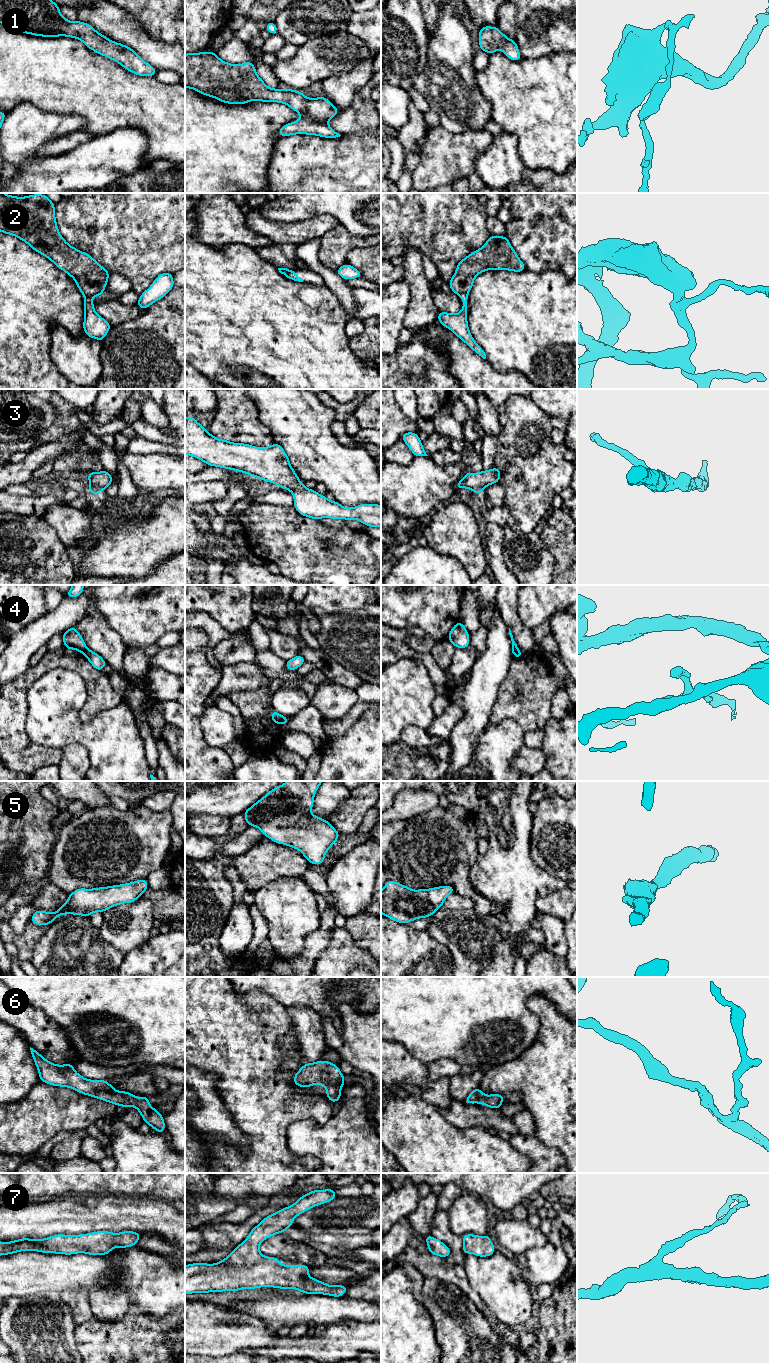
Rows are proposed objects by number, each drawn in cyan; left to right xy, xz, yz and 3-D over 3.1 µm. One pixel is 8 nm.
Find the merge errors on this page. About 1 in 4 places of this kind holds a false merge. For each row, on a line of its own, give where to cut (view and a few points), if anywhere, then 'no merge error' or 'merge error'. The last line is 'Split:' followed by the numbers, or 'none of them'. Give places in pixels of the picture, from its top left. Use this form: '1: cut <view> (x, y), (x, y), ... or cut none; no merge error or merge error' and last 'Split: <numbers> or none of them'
1: cut none; no merge error
2: cut yz (467, 293), (462, 293), (459, 296); merge error
3: cut none; no merge error
4: cut yz (518, 648), (512, 652); merge error
5: cut none; no merge error
6: cut none; no merge error
7: cut none; no merge error
Split: 2, 4

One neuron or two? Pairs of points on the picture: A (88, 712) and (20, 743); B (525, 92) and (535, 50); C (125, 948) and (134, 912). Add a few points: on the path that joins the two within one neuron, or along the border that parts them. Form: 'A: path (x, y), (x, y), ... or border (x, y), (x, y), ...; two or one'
A: path (85, 672), (48, 662), (16, 703); one
B: border (556, 52), (537, 58), (522, 58); two
C: path (125, 939), (125, 933), (133, 921); one

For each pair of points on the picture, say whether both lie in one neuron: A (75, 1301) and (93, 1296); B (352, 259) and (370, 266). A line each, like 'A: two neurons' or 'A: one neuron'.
A: two neurons
B: one neuron

